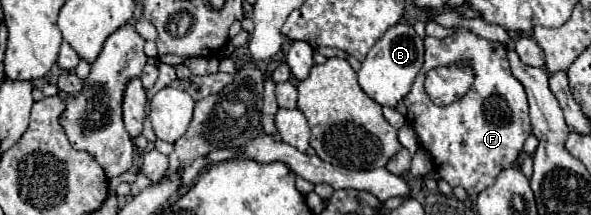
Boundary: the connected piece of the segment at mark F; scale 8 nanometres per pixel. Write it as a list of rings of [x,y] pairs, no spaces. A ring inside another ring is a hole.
[[[465,28],[441,40],[425,36],[425,62],[403,104],[407,106],[407,120],[417,132],[421,146],[435,160],[433,164],[441,178],[453,188],[463,186],[471,196],[489,188],[501,170],[515,166],[523,142],[531,134],[527,96],[509,70],[505,46],[479,38]],[[459,62],[473,70],[475,80],[459,104],[437,106],[425,92],[425,76],[433,68]]]

